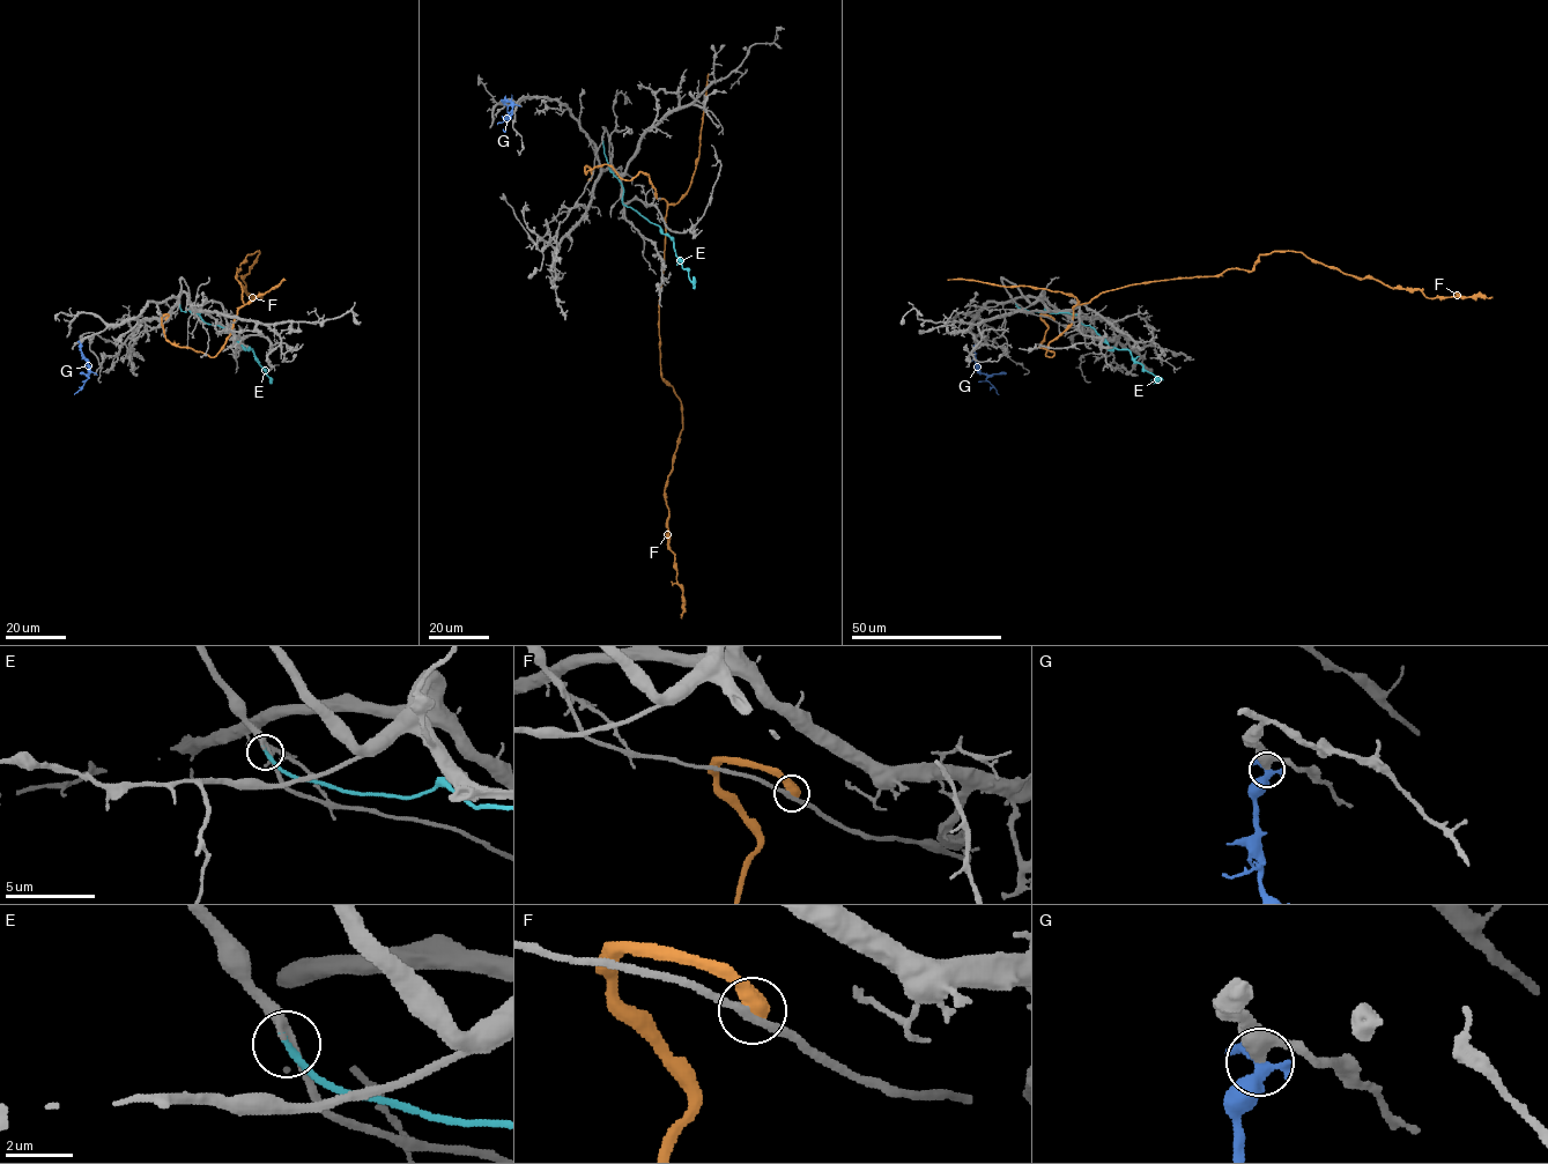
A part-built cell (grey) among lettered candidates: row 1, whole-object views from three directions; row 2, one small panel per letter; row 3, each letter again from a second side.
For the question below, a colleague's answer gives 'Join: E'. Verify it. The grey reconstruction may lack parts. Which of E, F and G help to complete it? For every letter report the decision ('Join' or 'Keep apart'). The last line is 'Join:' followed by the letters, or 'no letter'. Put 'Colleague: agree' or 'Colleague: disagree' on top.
Colleague: agree
E: Join
F: Keep apart
G: Keep apart
Join: E

